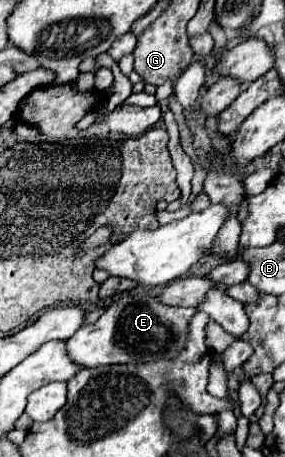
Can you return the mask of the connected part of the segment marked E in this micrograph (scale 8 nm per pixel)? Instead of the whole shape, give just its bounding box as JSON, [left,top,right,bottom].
[67,286,197,368]

